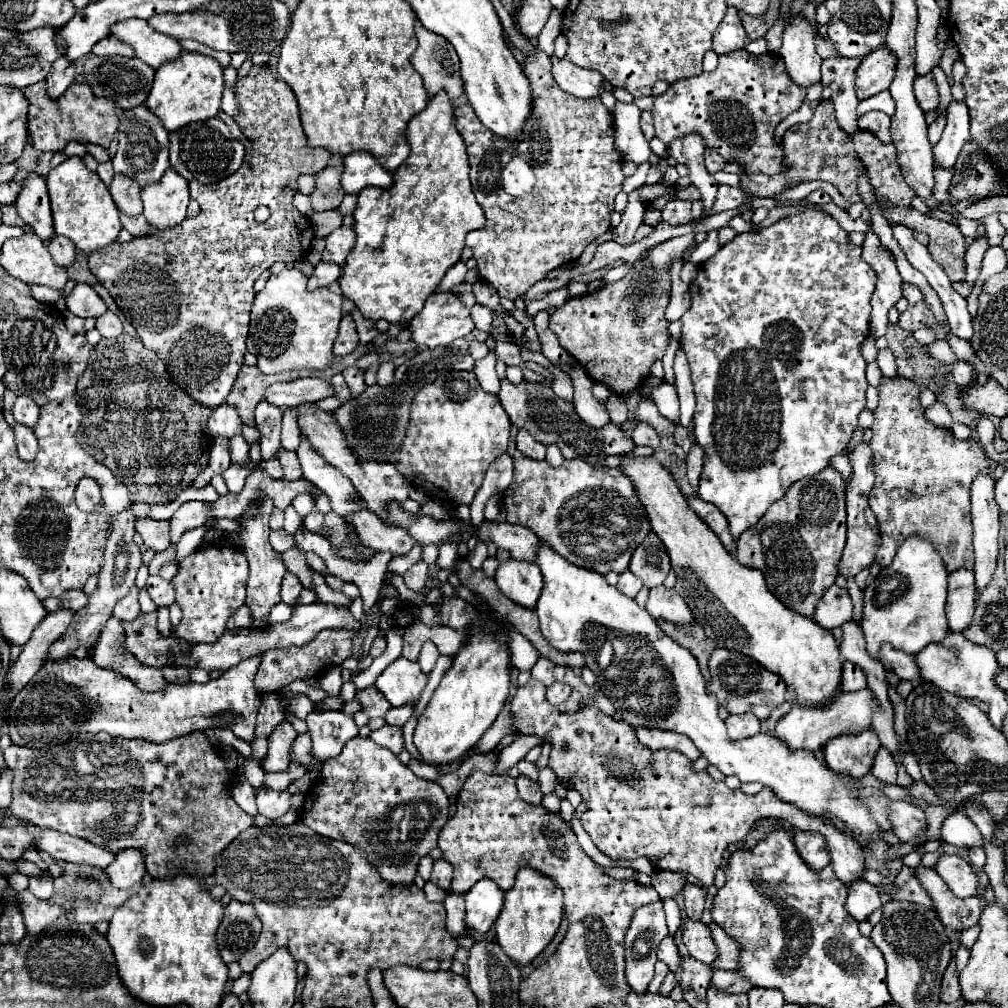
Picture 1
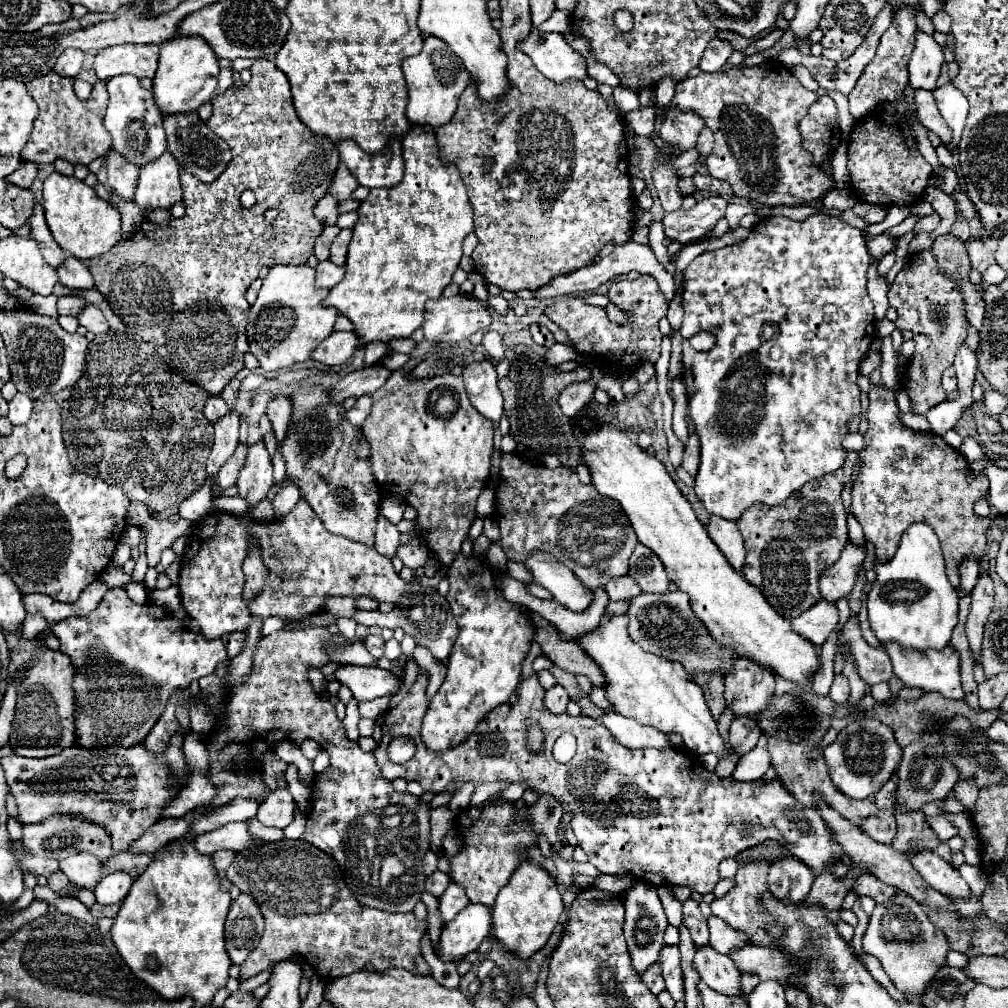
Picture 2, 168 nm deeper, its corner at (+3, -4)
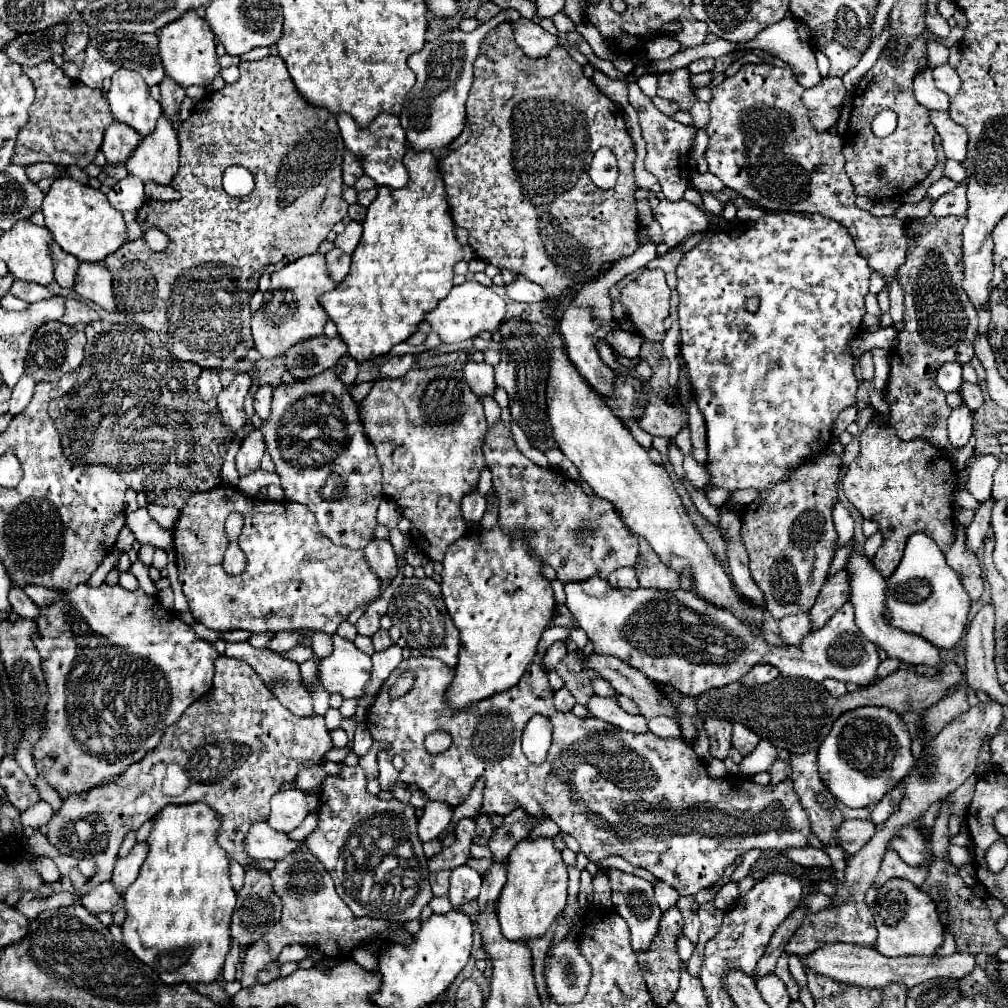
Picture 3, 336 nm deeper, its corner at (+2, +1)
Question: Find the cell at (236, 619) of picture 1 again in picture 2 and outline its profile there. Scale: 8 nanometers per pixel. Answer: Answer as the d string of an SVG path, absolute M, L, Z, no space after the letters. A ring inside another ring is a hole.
M229 632L227 636L221 636L225 648L227 648L227 654L229 658L237 656L241 652L241 646L243 646L243 640L245 640L245 634L243 632Z

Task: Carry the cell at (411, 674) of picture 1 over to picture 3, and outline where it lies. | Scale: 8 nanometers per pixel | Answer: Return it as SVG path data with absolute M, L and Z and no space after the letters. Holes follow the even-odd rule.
M337 634L332 636L332 642L332 655L318 663L318 679L328 693L340 693L344 699L360 699L370 679L370 657Z

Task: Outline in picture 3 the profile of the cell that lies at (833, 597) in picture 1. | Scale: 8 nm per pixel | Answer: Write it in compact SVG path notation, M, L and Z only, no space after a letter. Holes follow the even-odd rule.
M788 615L784 619L780 619L778 627L780 627L780 639L788 645L796 645L800 643L808 633L810 633L810 615Z

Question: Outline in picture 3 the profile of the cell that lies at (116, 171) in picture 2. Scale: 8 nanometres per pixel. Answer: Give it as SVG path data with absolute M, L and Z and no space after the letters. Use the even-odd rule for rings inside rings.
M112 123L106 133L104 133L104 141L102 141L102 151L106 155L106 159L112 165L124 163L128 161L128 157L132 155L134 147L138 147L140 143L140 135L138 131L132 131L132 127L124 125L124 123Z

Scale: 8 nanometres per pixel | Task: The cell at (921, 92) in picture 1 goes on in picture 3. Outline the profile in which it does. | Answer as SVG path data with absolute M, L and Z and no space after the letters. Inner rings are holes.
M930 111L932 125L936 127L938 135L942 137L942 149L948 159L964 161L966 159L966 145L968 145L968 133L962 125L954 123L950 119L948 111Z

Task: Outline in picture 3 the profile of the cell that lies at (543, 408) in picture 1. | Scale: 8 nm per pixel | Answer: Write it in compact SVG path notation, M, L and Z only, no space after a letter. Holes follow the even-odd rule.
M524 317L506 319L500 325L500 363L494 367L496 373L496 385L504 387L510 397L510 413L518 421L518 425L528 435L528 441L532 447L540 451L548 451L556 447L548 415L546 415L546 379L548 379L548 351L546 351L546 339L538 335L530 323Z

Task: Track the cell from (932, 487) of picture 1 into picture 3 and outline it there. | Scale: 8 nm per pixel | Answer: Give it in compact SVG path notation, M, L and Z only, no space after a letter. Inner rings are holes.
M874 413L866 431L862 433L860 449L860 455L846 469L842 489L864 519L872 519L880 525L884 543L874 555L876 569L888 579L902 559L908 537L918 531L932 537L940 551L946 553L954 543L950 497L956 491L956 477L952 473L950 457L924 439L900 441L892 427L884 427L878 421L878 413ZM938 463L948 463L948 469L944 469L940 475L936 471Z

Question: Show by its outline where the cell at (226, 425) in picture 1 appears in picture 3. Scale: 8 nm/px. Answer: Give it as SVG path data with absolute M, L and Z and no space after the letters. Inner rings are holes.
M202 369L198 379L198 393L202 399L216 399L222 393L222 383L218 379L218 371Z

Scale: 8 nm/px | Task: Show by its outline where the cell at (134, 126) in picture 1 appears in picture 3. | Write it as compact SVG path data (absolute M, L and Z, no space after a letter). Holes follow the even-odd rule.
M120 69L112 75L108 89L110 109L116 121L128 123L142 137L152 133L160 113L160 103L150 97L150 87L136 75L136 71Z

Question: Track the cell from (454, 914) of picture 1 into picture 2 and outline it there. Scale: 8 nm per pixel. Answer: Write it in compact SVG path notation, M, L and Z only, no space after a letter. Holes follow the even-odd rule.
M451 882L449 888L443 892L443 896L439 896L439 912L443 916L443 922L449 922L457 916L457 912L469 904L469 898L465 896L465 890Z

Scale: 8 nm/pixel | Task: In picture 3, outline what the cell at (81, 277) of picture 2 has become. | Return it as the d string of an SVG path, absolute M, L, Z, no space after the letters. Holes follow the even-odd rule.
M80 263L76 277L78 277L78 281L74 285L74 291L80 297L100 305L102 309L106 309L110 313L118 311L116 301L114 301L114 291L112 291L112 275L104 265Z

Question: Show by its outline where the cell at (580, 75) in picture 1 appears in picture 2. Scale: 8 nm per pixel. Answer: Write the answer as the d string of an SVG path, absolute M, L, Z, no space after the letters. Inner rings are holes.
M533 28L529 38L519 48L531 56L535 68L545 78L555 80L557 84L563 84L573 78L587 78L587 62L565 42L561 34L545 34Z

